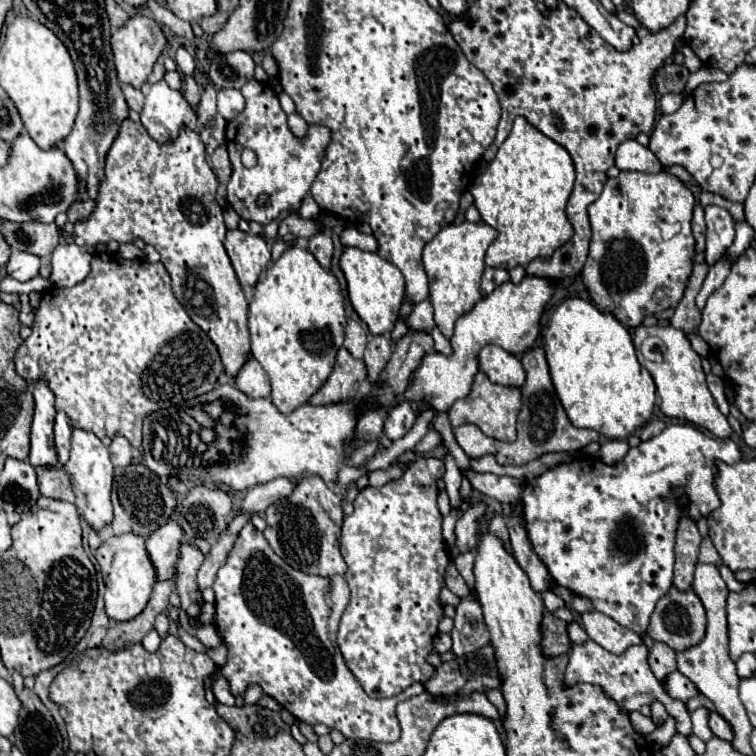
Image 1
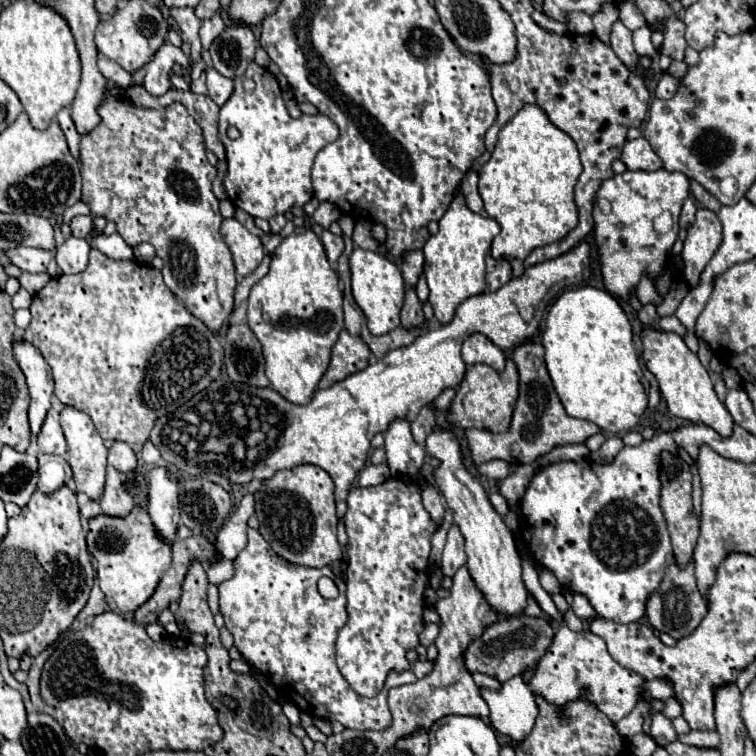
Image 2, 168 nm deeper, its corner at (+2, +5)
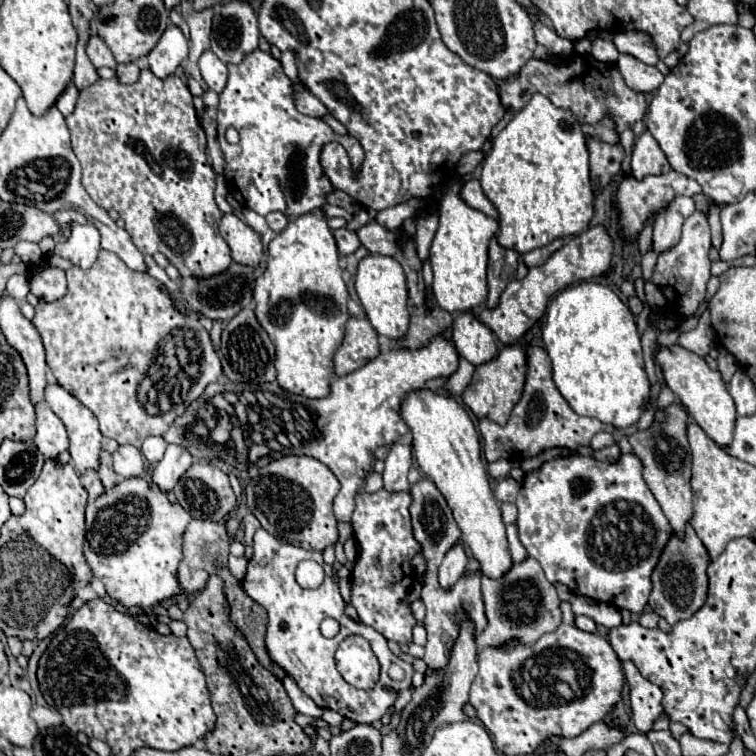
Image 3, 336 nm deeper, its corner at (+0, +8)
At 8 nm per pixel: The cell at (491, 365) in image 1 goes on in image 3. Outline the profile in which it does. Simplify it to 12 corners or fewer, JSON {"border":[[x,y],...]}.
{"border":[[469,313],[455,317],[453,341],[473,365],[497,355],[491,329]]}

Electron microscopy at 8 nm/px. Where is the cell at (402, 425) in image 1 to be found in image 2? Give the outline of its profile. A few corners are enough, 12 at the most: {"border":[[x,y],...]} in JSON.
{"border":[[409,422],[387,428],[385,452],[391,478],[419,472],[425,452]]}

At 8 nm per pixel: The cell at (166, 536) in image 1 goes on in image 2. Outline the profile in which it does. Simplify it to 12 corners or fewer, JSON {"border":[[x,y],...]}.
{"border":[[149,472],[147,512],[169,544],[179,524],[179,484]]}

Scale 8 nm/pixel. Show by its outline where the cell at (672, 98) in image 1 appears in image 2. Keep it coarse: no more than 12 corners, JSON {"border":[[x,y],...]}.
{"border":[[665,72],[655,94],[659,98],[671,98],[679,80]]}

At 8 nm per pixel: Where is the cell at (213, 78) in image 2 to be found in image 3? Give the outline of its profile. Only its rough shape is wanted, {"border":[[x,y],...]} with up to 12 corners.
{"border":[[211,51],[201,55],[199,69],[209,89],[227,85],[227,65]]}

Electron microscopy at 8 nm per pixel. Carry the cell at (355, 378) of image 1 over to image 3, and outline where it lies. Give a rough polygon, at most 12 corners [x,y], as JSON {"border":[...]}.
{"border":[[351,317],[335,351],[343,377],[379,355],[367,319]]}

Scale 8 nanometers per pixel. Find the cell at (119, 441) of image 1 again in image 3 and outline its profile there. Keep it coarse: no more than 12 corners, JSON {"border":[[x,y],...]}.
{"border":[[119,445],[113,467],[121,477],[141,477],[141,451]]}

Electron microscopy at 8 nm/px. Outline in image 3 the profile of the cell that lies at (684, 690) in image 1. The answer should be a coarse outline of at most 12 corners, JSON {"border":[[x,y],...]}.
{"border":[[631,661],[623,673],[631,691],[633,721],[641,733],[663,713],[663,689]]}

